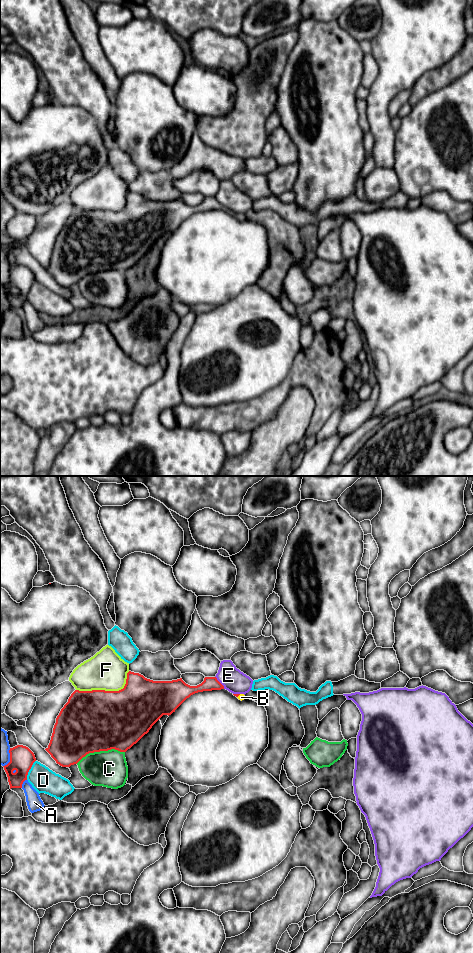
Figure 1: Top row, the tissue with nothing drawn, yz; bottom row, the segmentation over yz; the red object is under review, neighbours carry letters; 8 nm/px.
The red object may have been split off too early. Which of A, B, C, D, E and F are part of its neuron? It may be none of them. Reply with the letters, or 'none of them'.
B

